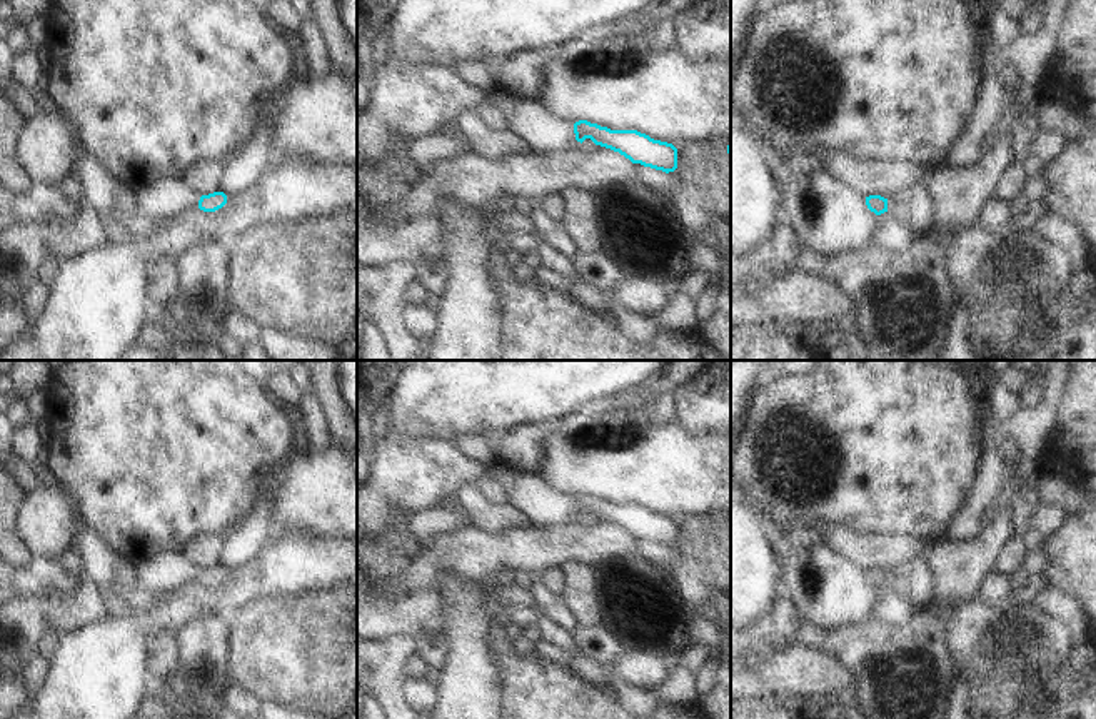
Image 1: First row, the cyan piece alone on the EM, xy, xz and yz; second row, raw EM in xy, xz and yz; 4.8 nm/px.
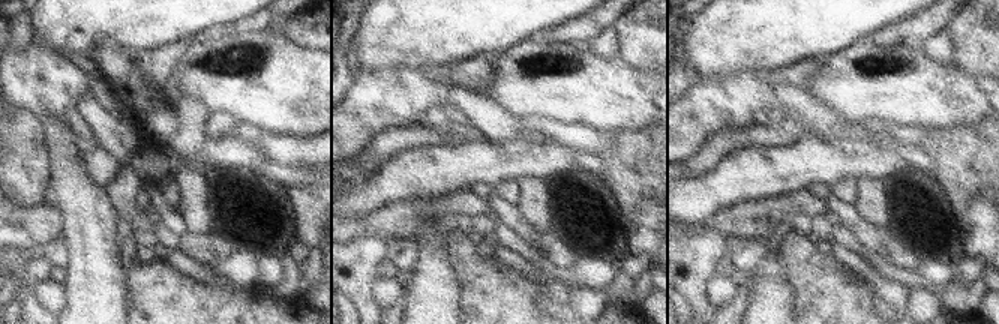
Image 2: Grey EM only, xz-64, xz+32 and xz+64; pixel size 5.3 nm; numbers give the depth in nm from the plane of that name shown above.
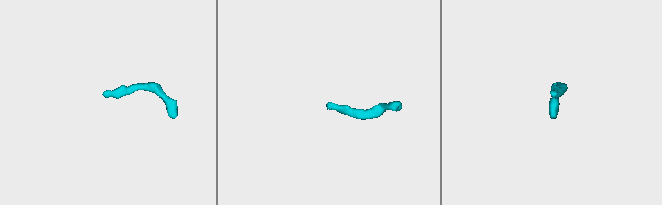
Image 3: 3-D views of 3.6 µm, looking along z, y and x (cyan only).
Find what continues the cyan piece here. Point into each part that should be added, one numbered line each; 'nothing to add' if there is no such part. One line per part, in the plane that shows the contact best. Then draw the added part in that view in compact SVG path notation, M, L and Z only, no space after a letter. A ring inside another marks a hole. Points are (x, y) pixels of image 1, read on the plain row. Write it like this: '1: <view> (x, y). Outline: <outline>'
1: xz (406, 472). Outline: M389 429L385 435L374 437L369 474L357 485L357 544L384 532L399 509L414 514L427 507L439 507L444 497L454 495L484 474L490 474L502 485L507 502L519 509L532 527L564 524L576 515L574 497L561 494L539 474L519 472L507 464L485 467L464 457L452 440L409 437Z

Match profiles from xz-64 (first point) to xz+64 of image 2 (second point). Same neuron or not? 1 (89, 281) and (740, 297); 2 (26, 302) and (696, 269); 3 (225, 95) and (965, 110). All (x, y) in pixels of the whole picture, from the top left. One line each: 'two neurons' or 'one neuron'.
1: two neurons
2: one neuron
3: one neuron

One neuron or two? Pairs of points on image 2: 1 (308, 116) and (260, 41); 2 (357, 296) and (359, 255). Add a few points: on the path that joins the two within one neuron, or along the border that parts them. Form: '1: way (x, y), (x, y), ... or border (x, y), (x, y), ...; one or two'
1: way (293, 98), (266, 71), (266, 59); one
2: way (357, 285), (357, 266); one

